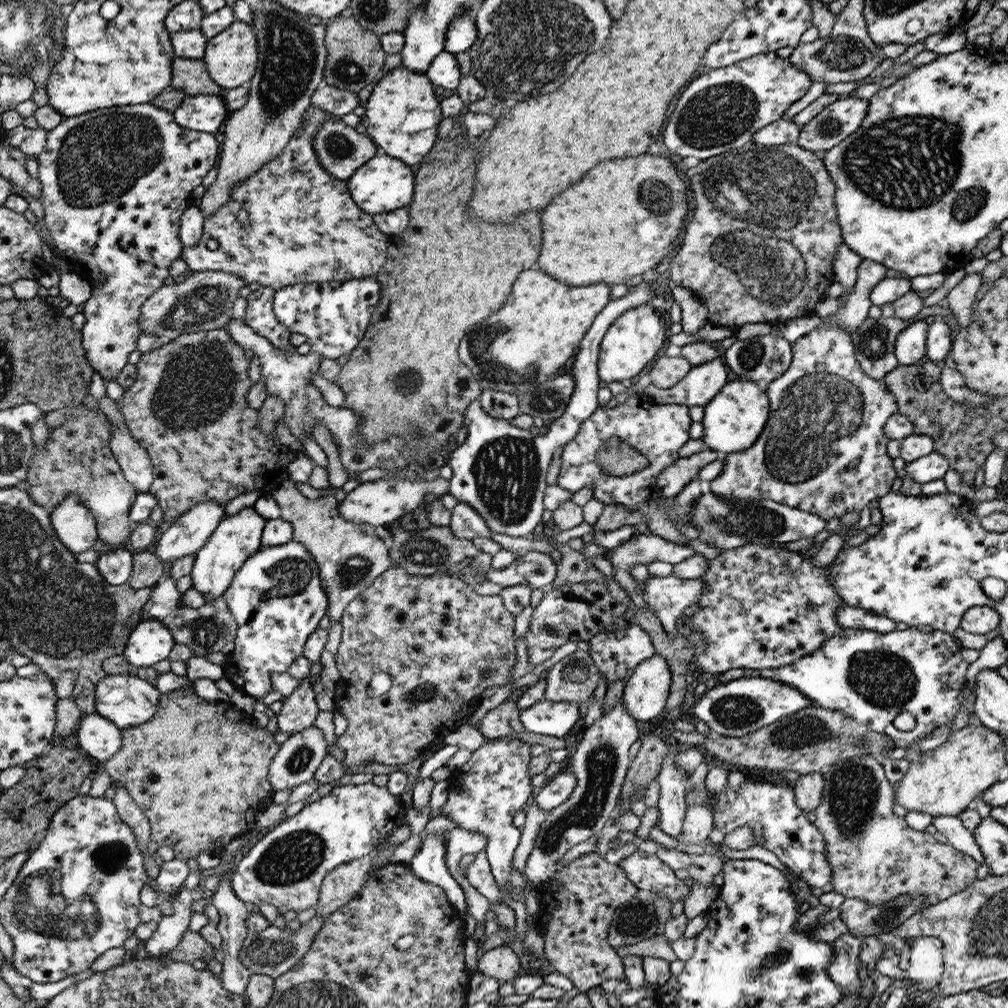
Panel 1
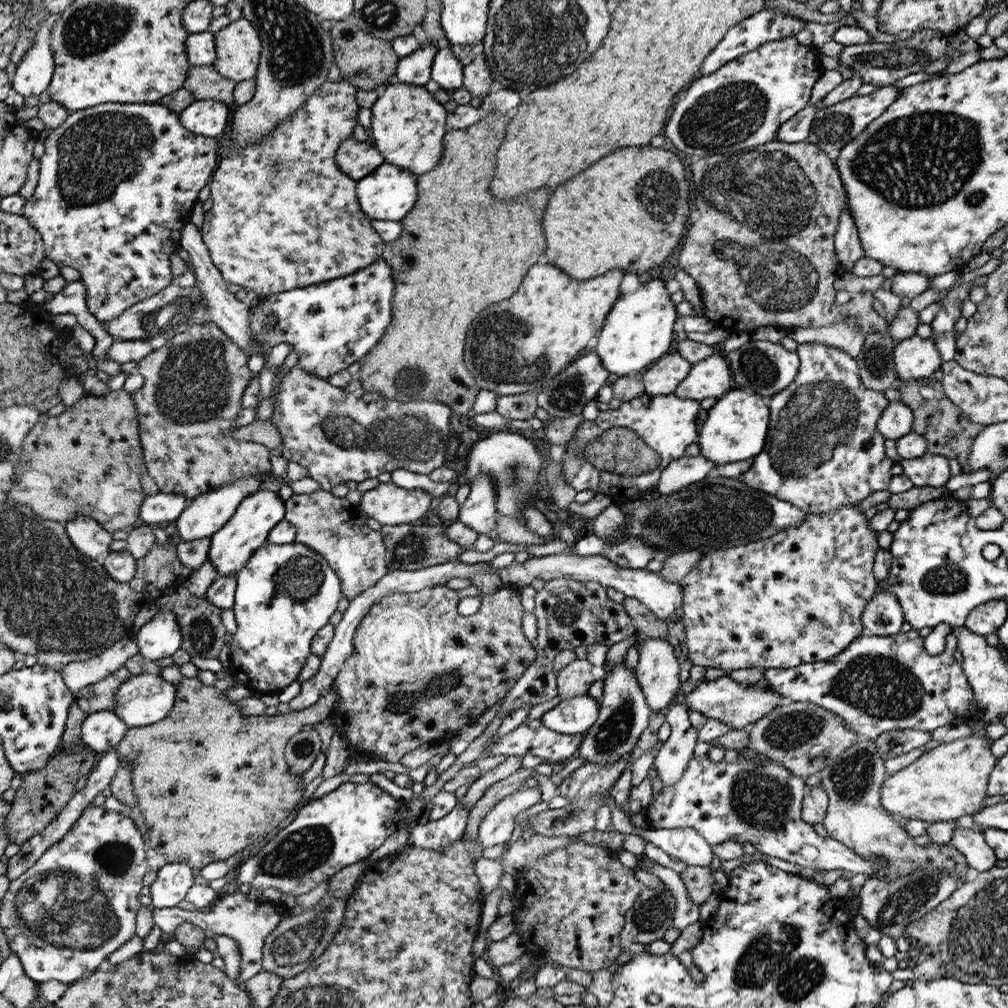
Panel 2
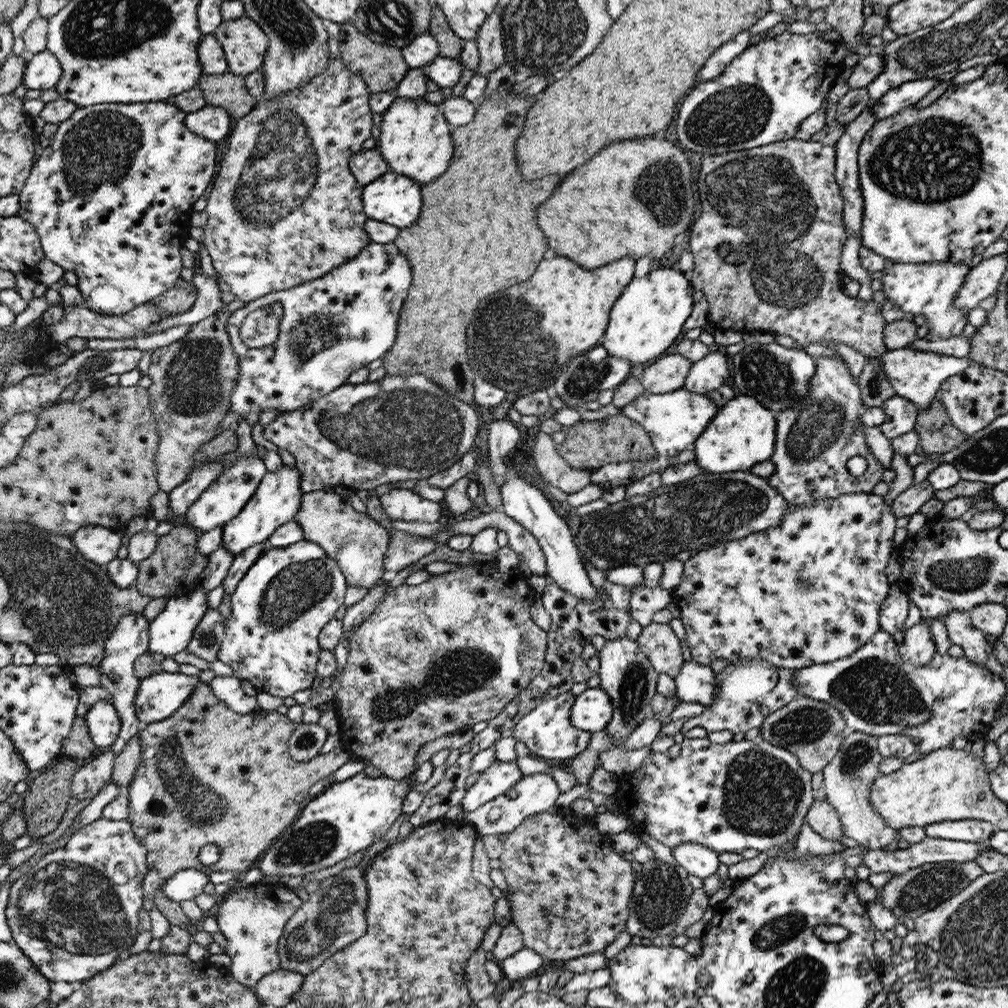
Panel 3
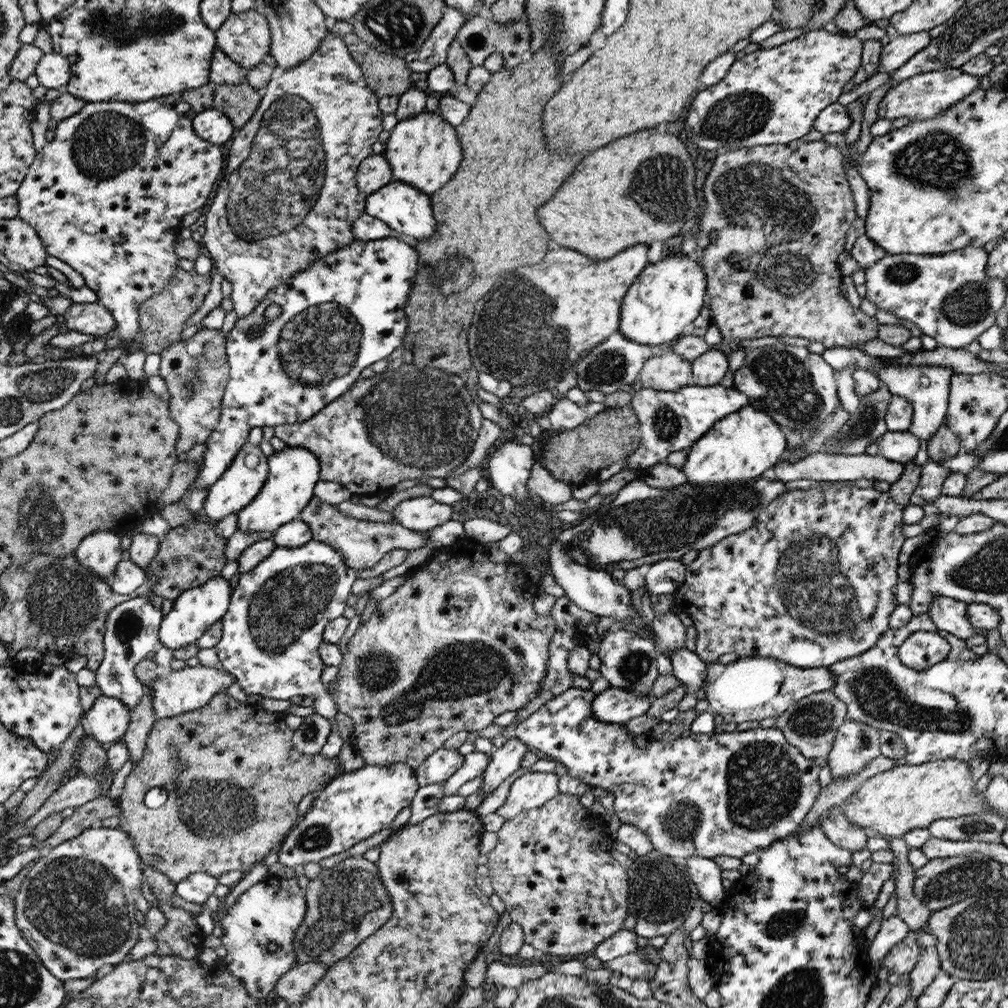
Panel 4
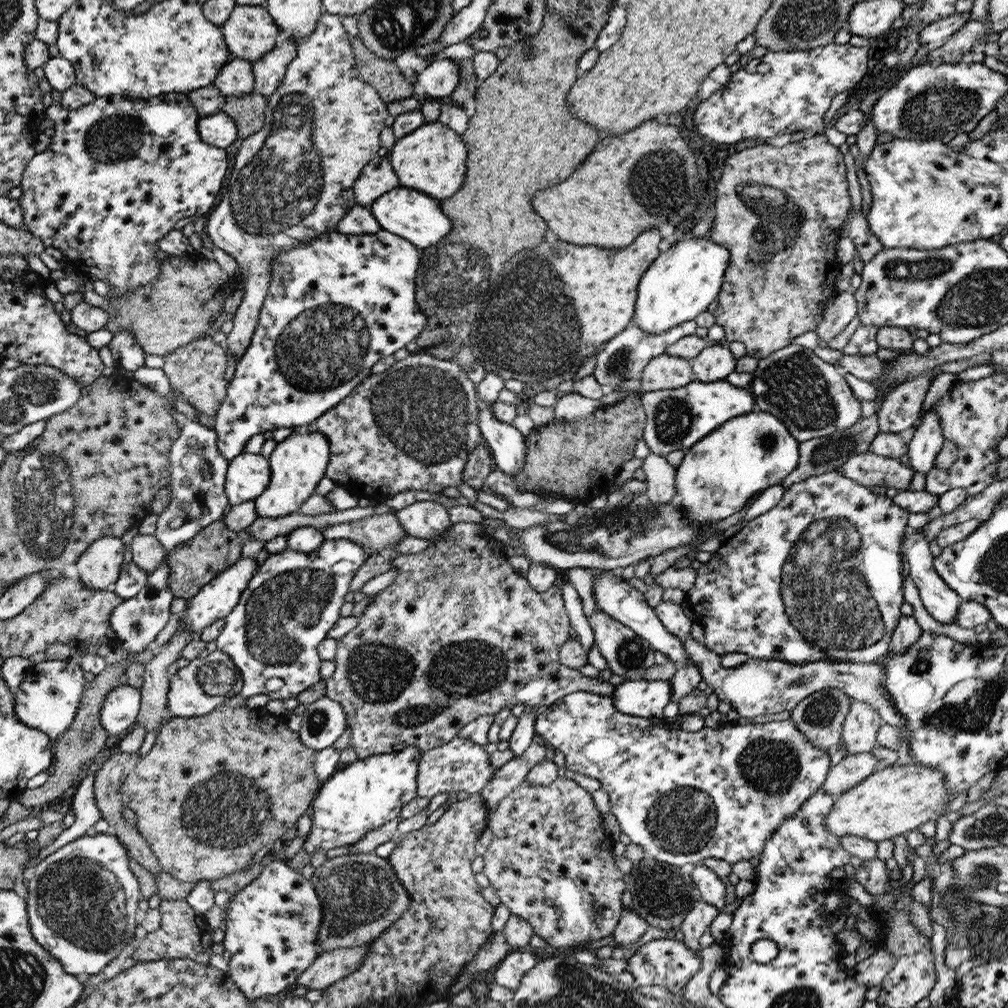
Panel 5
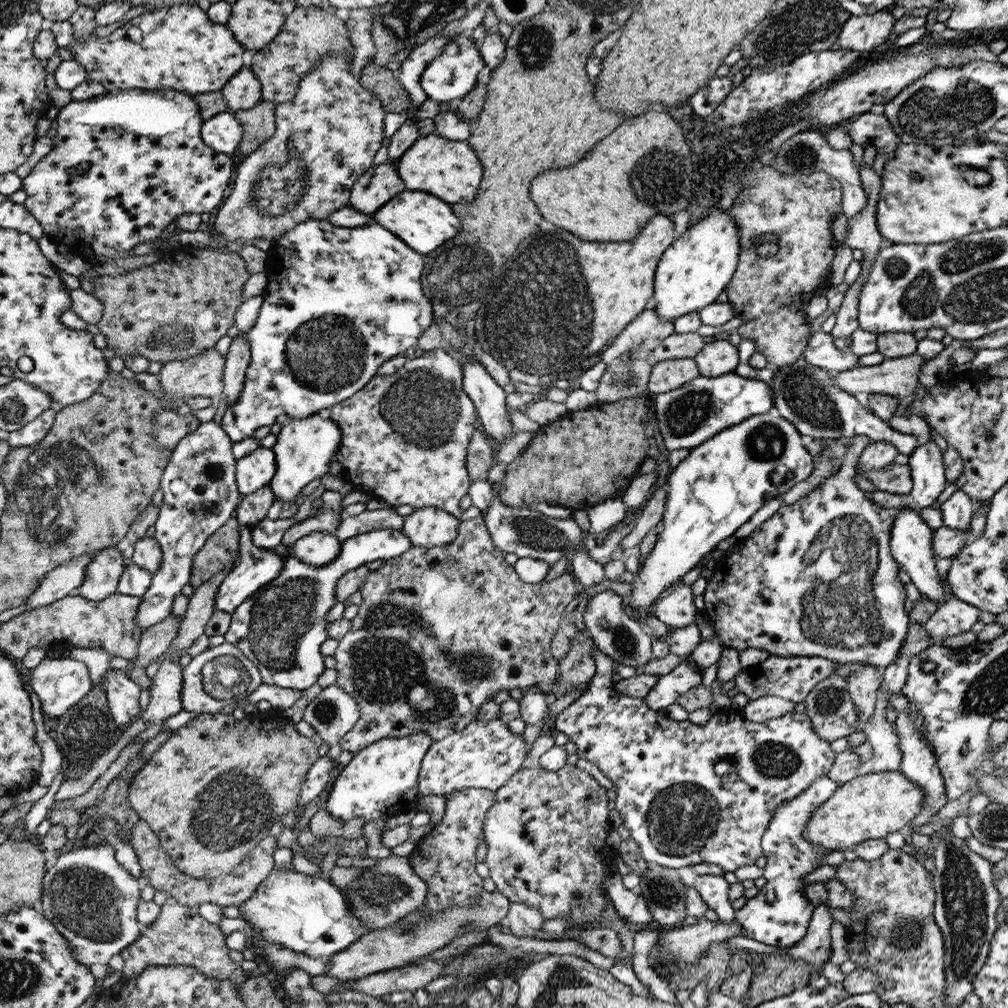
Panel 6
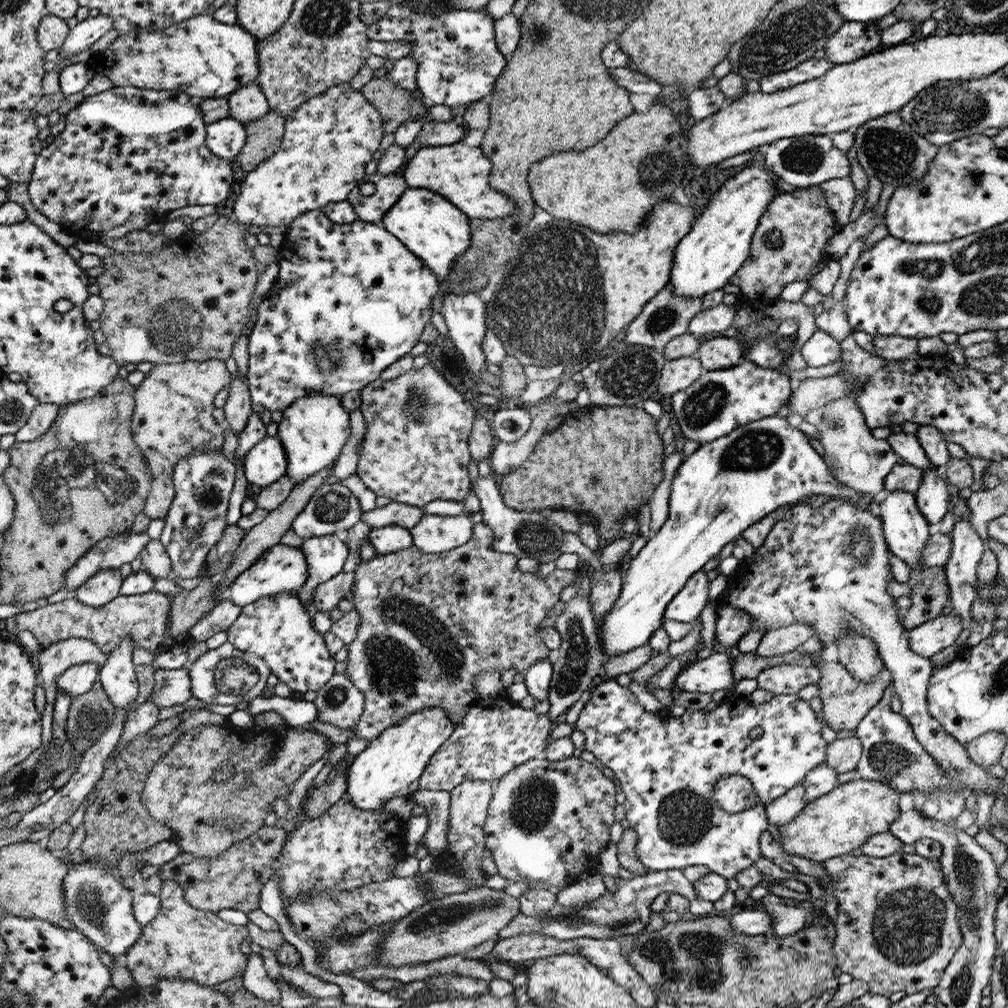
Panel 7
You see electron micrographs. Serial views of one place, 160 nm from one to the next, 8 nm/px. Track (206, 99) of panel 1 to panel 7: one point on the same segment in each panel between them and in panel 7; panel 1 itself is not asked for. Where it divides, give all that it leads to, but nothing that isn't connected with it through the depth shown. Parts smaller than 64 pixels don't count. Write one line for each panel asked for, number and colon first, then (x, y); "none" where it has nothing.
2: (208, 117)
3: (213, 122)
4: (213, 125)
5: (219, 129)
6: (223, 132)
7: (227, 137)

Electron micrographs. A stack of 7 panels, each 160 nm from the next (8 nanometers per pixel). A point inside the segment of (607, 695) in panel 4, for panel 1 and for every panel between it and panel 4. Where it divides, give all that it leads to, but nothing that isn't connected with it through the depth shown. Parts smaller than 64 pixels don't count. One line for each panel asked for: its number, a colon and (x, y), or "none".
1: (551, 718)
2: (576, 715)
3: (591, 710)

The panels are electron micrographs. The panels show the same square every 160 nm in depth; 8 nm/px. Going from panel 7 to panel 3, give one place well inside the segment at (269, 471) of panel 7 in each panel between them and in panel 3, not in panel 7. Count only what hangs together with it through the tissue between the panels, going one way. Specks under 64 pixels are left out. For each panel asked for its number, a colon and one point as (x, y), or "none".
3: (227, 497)
4: (242, 482)
5: (249, 474)
6: (256, 470)

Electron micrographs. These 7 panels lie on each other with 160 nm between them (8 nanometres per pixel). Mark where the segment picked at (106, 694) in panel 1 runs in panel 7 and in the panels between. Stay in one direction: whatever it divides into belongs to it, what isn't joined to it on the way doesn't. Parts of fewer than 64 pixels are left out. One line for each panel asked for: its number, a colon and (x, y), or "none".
2: (146, 699)
3: (160, 695)
4: (181, 691)
5: (210, 679)
6: (218, 677)
7: (224, 675)

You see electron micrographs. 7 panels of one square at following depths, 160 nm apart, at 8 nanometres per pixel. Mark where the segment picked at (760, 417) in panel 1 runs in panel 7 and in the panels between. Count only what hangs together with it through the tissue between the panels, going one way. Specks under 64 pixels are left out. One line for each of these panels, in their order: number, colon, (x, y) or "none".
2: (737, 425)
3: (742, 433)
4: (739, 447)
5: (748, 453)
6: (723, 481)
7: (726, 485)

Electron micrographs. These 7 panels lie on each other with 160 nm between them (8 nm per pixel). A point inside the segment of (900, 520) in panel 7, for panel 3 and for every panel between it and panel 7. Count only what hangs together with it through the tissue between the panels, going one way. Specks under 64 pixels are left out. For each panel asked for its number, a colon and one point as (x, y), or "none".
3: (977, 649)
4: (948, 614)
5: (941, 602)
6: (911, 538)

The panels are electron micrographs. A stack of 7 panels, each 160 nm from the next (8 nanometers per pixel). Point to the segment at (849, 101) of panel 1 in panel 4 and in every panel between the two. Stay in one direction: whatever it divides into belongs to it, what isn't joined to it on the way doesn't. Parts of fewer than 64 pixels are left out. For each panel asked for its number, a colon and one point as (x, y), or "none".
2: (835, 126)
3: (911, 92)
4: (922, 97)

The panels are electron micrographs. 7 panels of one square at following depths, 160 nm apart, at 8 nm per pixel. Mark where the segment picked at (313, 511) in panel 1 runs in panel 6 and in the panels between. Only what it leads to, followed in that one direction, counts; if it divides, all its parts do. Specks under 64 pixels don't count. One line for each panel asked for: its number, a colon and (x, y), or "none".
2: (330, 525)
3: (358, 543)
4: (363, 543)
5: (377, 533)
6: (368, 521)

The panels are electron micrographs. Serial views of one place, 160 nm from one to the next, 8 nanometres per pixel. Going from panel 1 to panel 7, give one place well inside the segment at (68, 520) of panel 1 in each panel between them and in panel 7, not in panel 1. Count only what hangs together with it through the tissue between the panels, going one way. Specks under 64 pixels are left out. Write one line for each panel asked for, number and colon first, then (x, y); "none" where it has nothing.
2: (89, 536)
3: (98, 544)
4: (100, 552)
5: (99, 567)
6: (103, 574)
7: (105, 586)

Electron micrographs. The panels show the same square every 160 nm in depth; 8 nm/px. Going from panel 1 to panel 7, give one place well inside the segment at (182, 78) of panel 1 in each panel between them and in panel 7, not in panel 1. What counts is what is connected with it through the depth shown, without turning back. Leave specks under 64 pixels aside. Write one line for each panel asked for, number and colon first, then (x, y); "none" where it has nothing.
2: (205, 83)
3: (226, 90)
4: (238, 101)
5: (248, 111)
6: (259, 122)
7: (264, 136)

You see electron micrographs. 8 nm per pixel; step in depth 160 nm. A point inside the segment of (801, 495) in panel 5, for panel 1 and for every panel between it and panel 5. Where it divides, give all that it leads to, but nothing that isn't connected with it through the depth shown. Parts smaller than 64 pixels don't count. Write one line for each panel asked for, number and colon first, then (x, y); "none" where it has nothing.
1: (764, 607)
2: (797, 597)
3: (809, 591)
4: (812, 582)

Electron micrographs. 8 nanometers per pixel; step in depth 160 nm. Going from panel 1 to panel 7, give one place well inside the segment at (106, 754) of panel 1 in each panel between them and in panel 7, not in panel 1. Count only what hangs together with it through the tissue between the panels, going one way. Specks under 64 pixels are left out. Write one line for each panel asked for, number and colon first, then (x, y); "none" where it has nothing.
2: (103, 730)
3: (103, 721)
4: (108, 719)
5: (119, 711)
6: (123, 695)
7: (118, 676)

